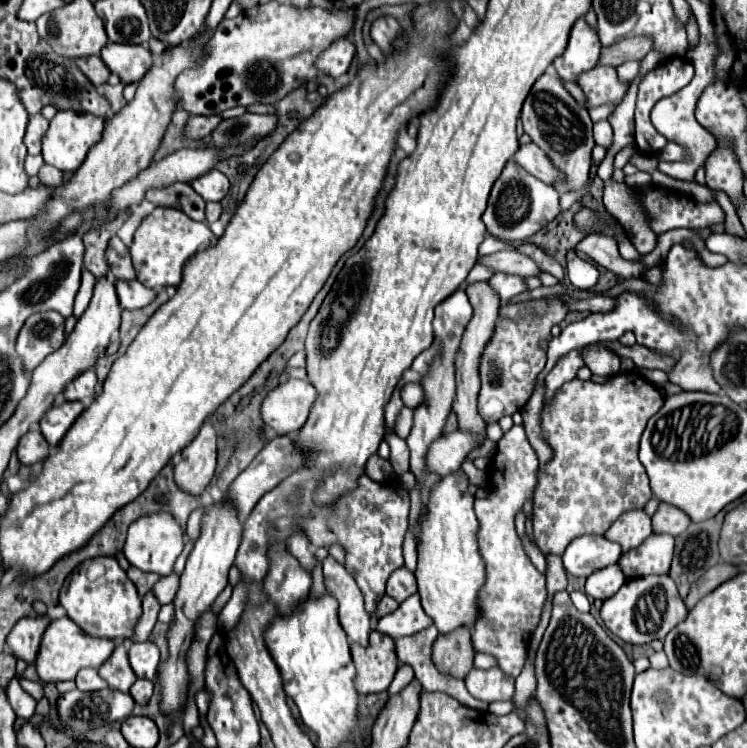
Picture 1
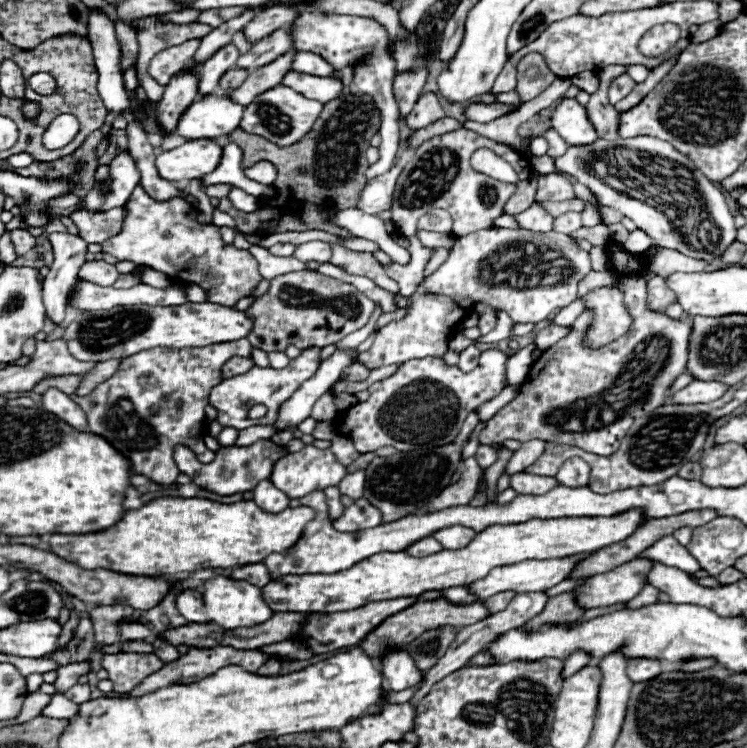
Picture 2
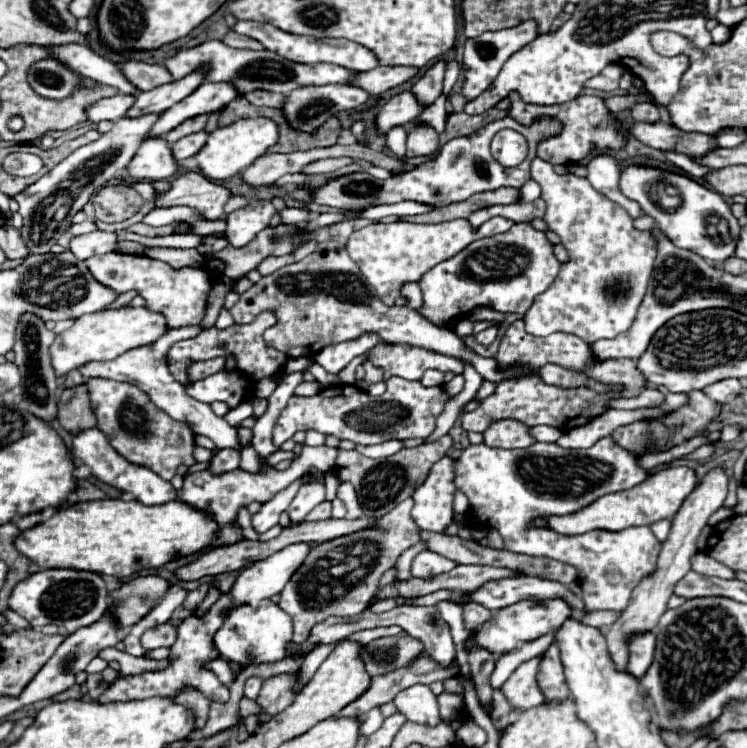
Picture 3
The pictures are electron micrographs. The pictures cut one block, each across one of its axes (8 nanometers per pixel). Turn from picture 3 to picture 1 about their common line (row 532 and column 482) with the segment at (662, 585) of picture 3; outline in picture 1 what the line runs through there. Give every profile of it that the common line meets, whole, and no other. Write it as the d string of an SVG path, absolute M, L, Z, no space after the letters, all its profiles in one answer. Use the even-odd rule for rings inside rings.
M474 668L472 672L468 672L464 682L468 692L484 702L512 700L514 696L514 678L504 674L500 668L488 668L488 670Z

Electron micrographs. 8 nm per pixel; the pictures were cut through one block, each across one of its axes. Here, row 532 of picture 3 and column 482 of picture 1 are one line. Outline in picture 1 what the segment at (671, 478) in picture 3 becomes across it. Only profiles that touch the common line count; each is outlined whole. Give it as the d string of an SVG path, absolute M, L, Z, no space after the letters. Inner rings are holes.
M456 470L442 476L430 490L428 512L420 522L418 534L418 564L414 570L418 594L424 612L434 620L440 634L452 632L458 626L474 626L478 618L476 598L484 584L484 560L478 554L476 530L478 520L474 514L474 496L468 492L468 476Z

